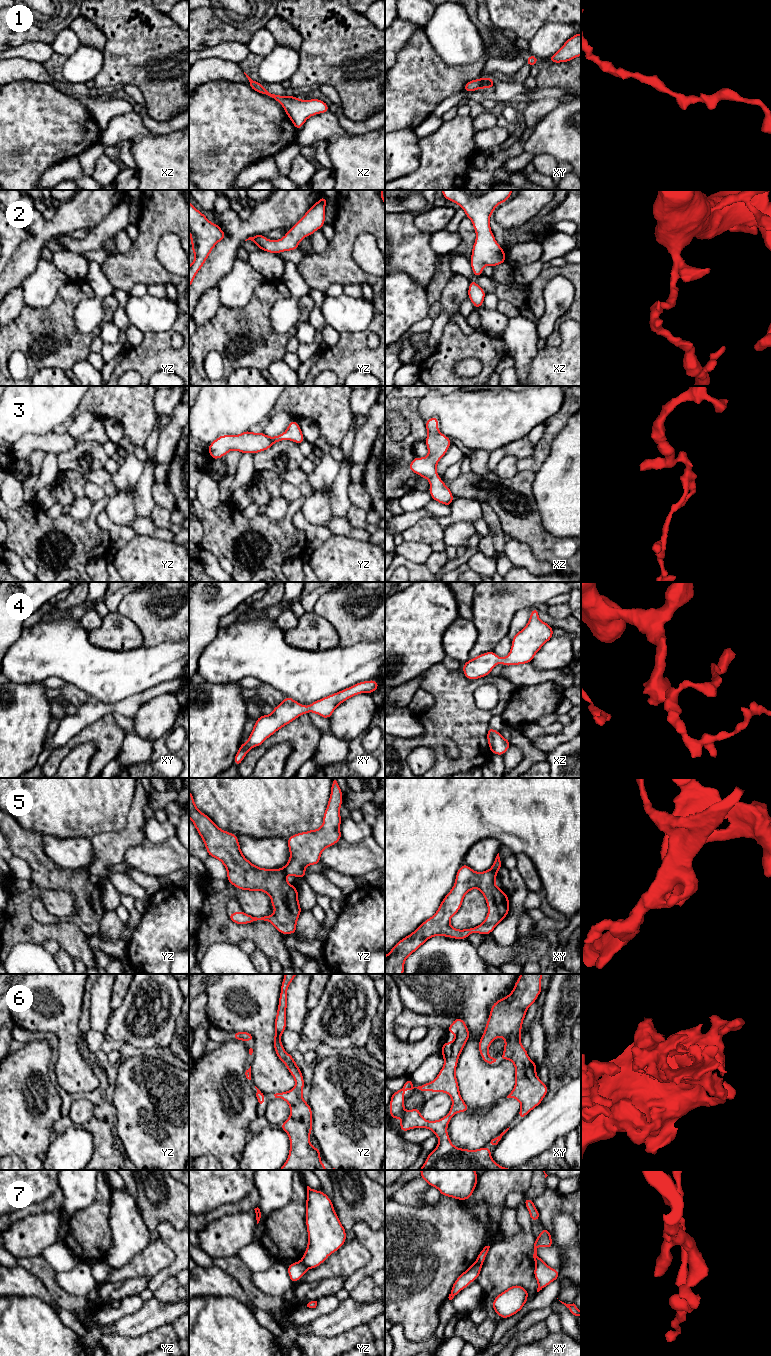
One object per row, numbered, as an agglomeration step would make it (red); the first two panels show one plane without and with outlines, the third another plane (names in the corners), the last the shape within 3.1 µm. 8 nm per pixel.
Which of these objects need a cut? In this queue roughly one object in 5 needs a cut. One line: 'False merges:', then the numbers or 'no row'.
False merges: 5, 7

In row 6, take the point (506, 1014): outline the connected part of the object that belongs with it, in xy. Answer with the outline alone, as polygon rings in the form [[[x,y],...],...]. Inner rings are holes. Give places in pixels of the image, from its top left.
[[[542,974],[520,975],[512,992],[492,1005],[478,1045],[480,1055],[486,1064],[495,1064],[500,1059],[513,1062],[515,1087],[507,1098],[514,1098],[520,1102],[520,1119],[542,1103],[548,1092],[547,1085],[536,1074],[537,1064],[529,1058],[520,1037],[526,1012],[542,992],[541,980]],[[497,1037],[505,1039],[503,1055],[501,1058],[490,1058],[489,1046]]]

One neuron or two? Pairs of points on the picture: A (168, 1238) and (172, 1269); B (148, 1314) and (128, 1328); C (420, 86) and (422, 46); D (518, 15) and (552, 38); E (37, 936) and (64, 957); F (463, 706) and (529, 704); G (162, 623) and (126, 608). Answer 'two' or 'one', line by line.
A: one
B: one
C: one
D: two
E: two
F: two
G: one

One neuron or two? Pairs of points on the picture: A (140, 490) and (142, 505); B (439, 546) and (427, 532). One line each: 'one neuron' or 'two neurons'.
A: one neuron
B: two neurons

